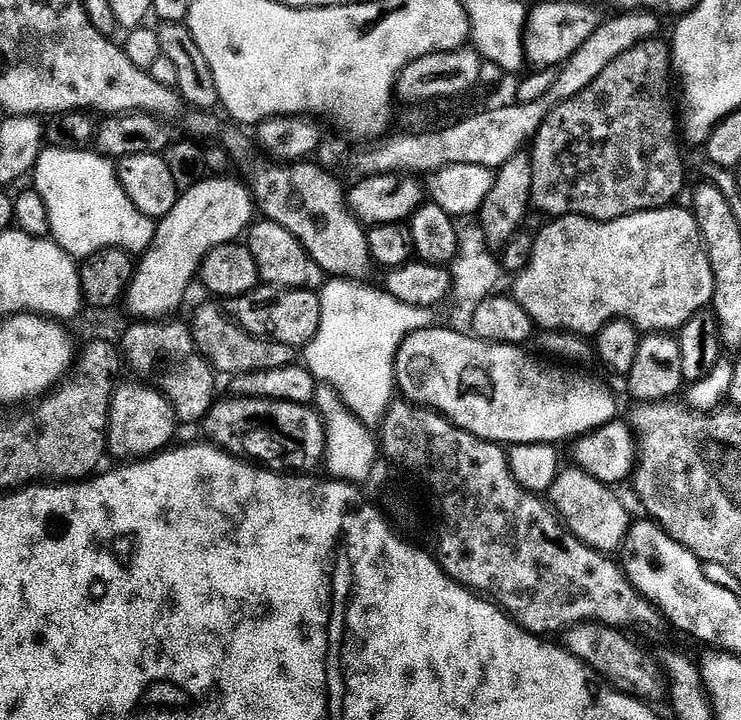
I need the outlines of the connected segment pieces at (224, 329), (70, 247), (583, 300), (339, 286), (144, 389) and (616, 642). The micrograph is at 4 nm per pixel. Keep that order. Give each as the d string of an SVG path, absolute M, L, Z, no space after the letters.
M204 304L190 320L192 336L196 340L196 349L207 358L217 373L239 374L241 372L265 372L279 368L291 368L297 363L297 349L279 344L273 340L260 340L251 336L235 320L222 314L222 308L216 304Z
M48 146L38 158L35 176L34 191L46 202L50 214L51 239L73 258L83 258L103 248L121 248L133 254L143 254L151 248L157 221L130 202L109 157L95 150L79 152Z
M676 207L651 208L648 212L635 212L617 220L591 220L585 216L562 216L553 219L540 233L535 233L532 241L532 256L528 259L528 265L513 279L516 281L510 288L511 295L515 296L517 302L522 306L522 310L526 310L526 314L530 314L533 325L550 332L577 332L579 336L592 338L602 330L602 326L606 326L610 321L628 320L644 334L650 332L675 333L694 314L705 311L711 305L714 280L714 272L710 270L710 260L704 249L704 240L700 237L698 222L692 217L692 213L687 207Z
M352 278L329 279L319 294L322 318L318 334L303 349L303 363L320 384L329 384L340 395L363 424L379 425L397 391L398 350L410 334L433 327L433 309L406 306L387 290L367 288Z
M147 383L124 384L112 393L112 409L108 415L108 452L121 456L121 461L157 455L173 443L178 429L176 411L164 395Z
M576 624L563 633L562 644L569 654L591 668L601 681L607 682L618 692L633 696L635 700L653 702L666 696L666 676L661 665L648 652L643 652L627 631L605 624Z

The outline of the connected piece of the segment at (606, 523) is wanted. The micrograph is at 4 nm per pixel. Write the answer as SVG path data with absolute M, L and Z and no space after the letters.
M565 467L547 491L546 496L551 507L560 517L564 527L583 544L590 546L595 552L619 553L630 527L627 506L612 493L615 491L609 485L581 472L579 467L571 467Z

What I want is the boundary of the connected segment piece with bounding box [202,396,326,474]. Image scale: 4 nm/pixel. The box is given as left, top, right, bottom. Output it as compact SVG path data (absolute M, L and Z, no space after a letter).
M238 396L235 398L217 399L216 403L212 405L212 409L208 411L207 416L202 421L202 429L209 441L215 444L217 448L223 448L225 452L230 453L231 456L236 456L239 460L242 460L242 454L238 454L242 450L242 446L250 452L252 448L248 448L248 444L240 444L240 424L244 424L246 420L252 420L252 418L264 418L266 414L270 414L274 420L278 418L278 424L284 428L284 430L290 430L294 432L296 436L304 438L304 430L306 430L306 448L302 448L302 444L290 444L290 448L286 448L286 460L292 464L298 464L298 474L312 474L319 469L324 463L324 447L326 446L326 434L324 433L324 420L320 416L320 413L316 411L315 407L310 406L310 434L308 434L308 424L302 424L298 422L298 410L296 410L296 404L292 408L294 412L288 412L288 410L282 410L284 408L284 400L266 400L263 398L257 398L254 396Z

